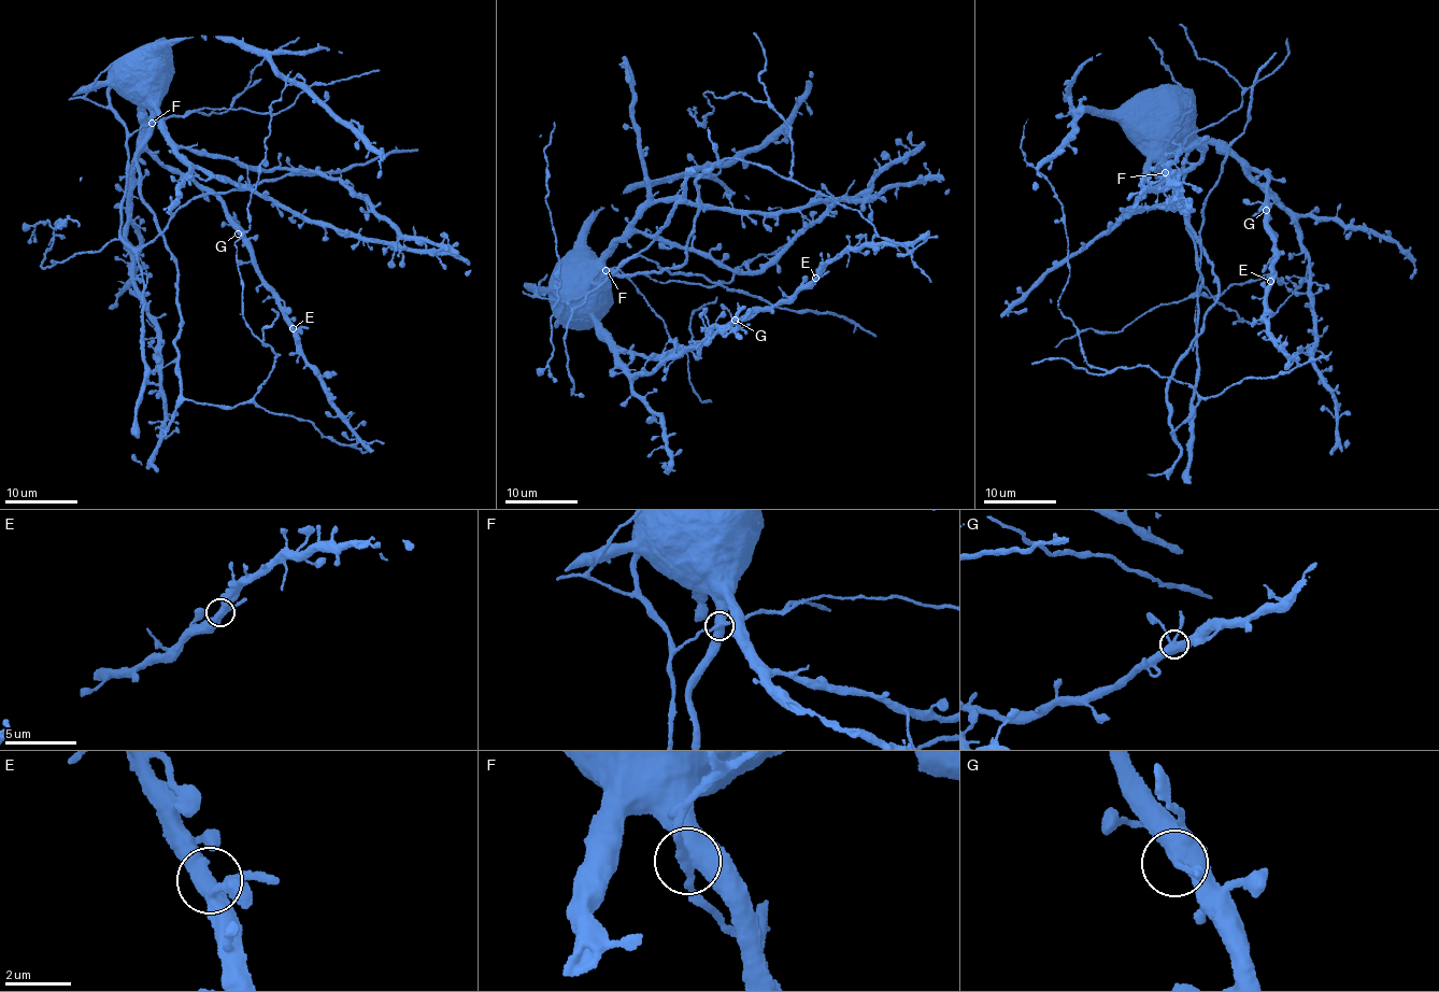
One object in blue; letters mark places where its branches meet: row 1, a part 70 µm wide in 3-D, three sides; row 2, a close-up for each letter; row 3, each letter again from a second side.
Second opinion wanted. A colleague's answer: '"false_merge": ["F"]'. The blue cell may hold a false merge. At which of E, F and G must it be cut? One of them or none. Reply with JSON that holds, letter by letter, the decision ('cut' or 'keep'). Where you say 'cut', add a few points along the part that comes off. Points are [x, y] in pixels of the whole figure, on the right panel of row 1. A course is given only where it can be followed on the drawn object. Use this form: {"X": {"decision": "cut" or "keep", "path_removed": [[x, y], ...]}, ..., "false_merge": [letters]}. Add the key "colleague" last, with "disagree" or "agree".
{"E": {"decision": "keep"}, "F": {"decision": "cut", "path_removed": [[1165, 173], [1188, 213], [1202, 278], [1196, 292], [1200, 213], [1250, 116], [1257, 73], [1276, 53]]}, "G": {"decision": "keep"}, "false_merge": ["F"], "colleague": "agree"}

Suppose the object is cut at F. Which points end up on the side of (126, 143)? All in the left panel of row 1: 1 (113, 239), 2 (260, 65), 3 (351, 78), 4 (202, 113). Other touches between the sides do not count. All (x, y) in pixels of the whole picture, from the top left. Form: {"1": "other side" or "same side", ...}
{"1": "same side", "2": "same side", "3": "same side", "4": "same side"}

